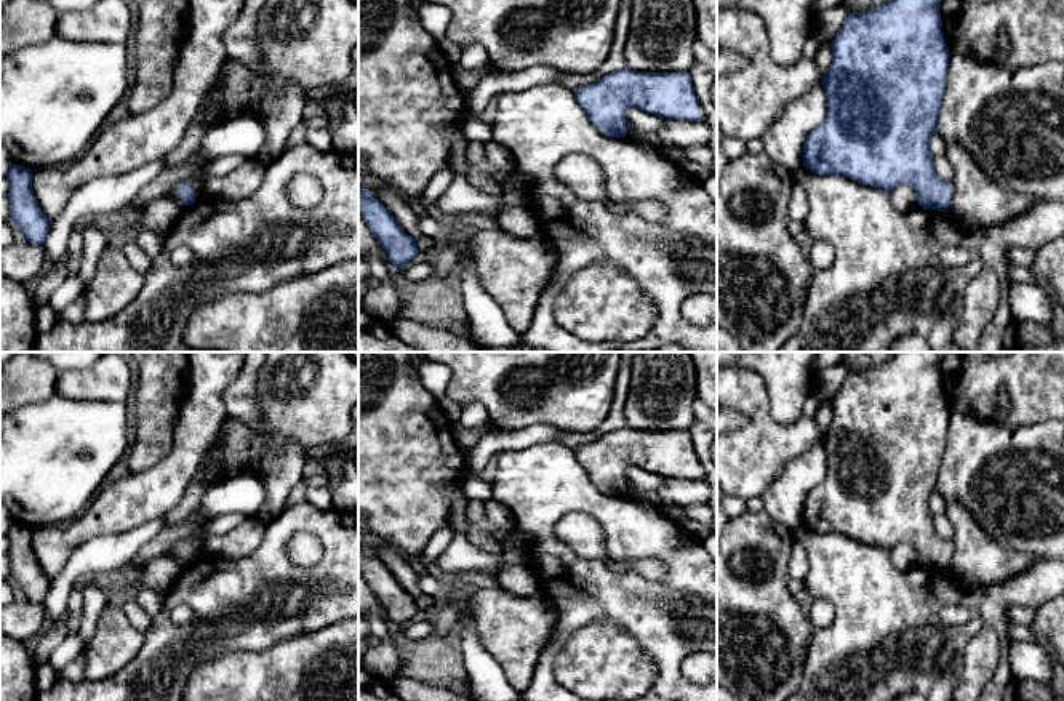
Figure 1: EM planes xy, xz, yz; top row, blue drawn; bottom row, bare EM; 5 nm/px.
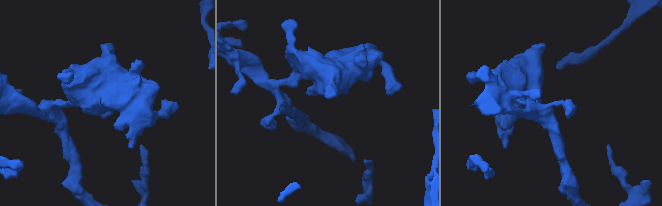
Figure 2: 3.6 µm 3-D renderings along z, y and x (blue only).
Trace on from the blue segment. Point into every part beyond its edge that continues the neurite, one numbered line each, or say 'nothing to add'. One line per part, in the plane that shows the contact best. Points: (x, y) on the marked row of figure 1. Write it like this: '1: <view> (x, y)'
nothing to add

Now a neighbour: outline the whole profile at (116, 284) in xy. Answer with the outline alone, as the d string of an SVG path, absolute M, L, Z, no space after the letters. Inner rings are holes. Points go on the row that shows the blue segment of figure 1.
M106 246L91 283L85 288L86 322L104 322L123 310L141 291L144 275L136 272L122 248Z

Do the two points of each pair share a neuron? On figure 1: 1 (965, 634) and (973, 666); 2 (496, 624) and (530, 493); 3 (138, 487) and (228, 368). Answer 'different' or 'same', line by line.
1: different
2: different
3: same

